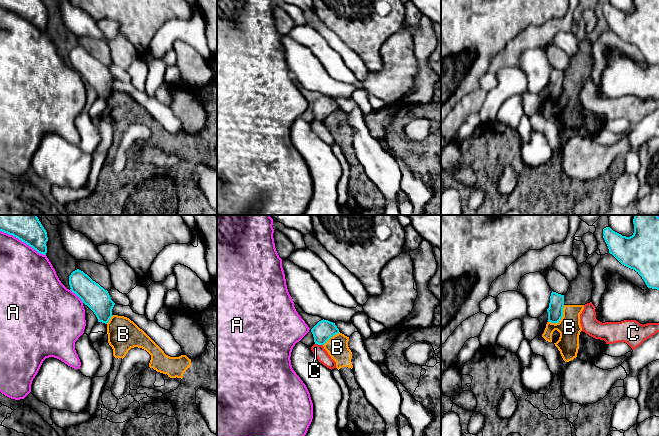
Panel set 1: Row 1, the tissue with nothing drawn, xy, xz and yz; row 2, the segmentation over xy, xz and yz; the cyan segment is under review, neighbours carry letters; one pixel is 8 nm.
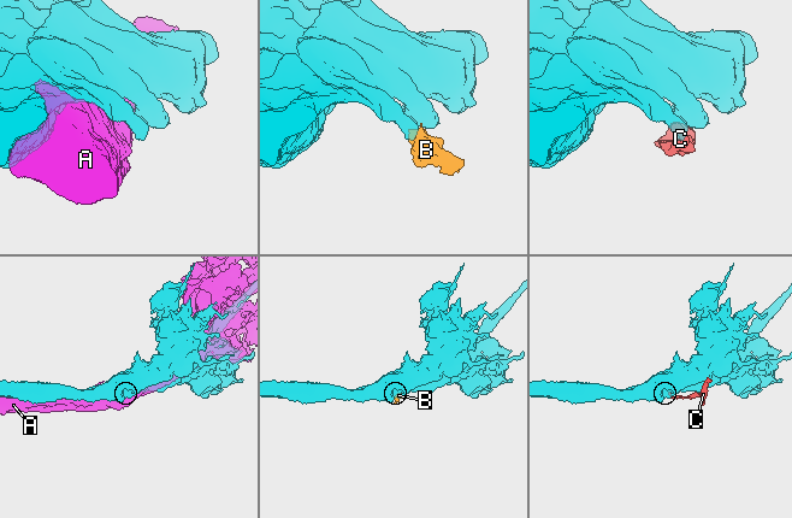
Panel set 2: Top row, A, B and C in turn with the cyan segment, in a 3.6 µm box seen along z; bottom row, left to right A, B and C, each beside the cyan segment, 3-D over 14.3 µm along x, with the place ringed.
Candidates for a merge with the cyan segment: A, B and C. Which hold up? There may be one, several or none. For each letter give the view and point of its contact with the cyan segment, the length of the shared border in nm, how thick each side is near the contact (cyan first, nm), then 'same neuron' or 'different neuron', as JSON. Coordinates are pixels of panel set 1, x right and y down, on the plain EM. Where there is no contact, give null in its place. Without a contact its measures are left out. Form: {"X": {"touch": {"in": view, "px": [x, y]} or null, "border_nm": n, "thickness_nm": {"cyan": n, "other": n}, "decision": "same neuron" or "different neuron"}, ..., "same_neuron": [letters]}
{"A": {"touch": {"in": "xy", "px": [23, 17]}, "border_nm": 420, "thickness_nm": {"cyan": 190, "other": 400}, "decision": "different neuron"}, "B": {"touch": {"in": "yz", "px": [561, 93]}, "border_nm": 190, "thickness_nm": {"cyan": 130, "other": 190}, "decision": "different neuron"}, "C": {"touch": {"in": "xz", "px": [319, 120]}, "border_nm": 70, "thickness_nm": {"cyan": 160, "other": 100}, "decision": "different neuron"}, "same_neuron": []}

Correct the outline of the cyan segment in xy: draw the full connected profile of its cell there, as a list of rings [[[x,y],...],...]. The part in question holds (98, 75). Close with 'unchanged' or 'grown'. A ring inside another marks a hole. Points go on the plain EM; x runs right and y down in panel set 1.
[[[77,45],[69,52],[70,66],[96,91],[98,98],[107,100],[112,91],[115,79],[107,66],[93,57],[83,47]]]; unchanged

